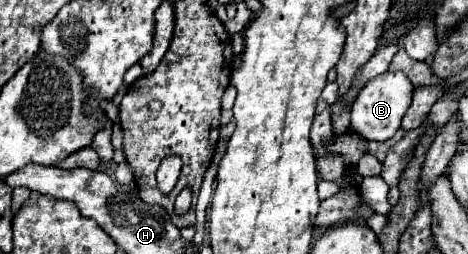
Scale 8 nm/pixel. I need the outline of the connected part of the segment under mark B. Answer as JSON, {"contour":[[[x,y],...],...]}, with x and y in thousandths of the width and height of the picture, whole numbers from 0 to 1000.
{"contour":[[[825,280],[808,303],[791,311],[782,327],[778,358],[769,358],[761,398],[752,406],[752,437],[748,437],[752,484],[748,484],[748,500],[756,500],[756,516],[765,516],[782,555],[825,555],[825,547],[833,547],[850,516],[859,461],[863,461],[868,429],[876,421],[880,366],[885,366],[885,335],[859,287]]]}

